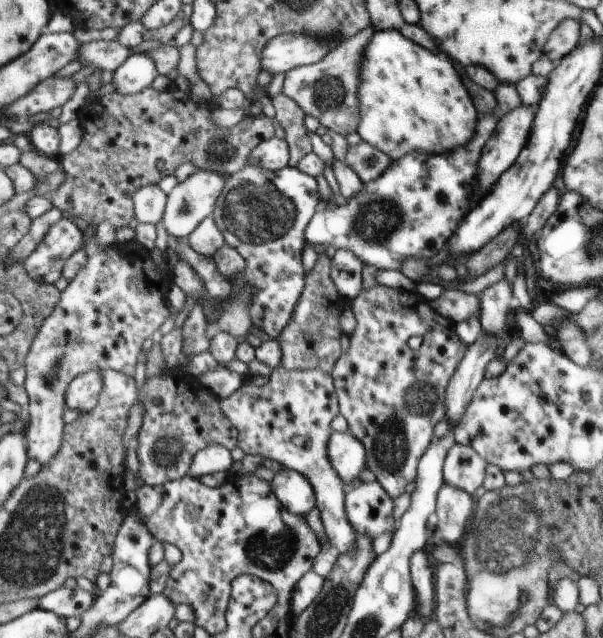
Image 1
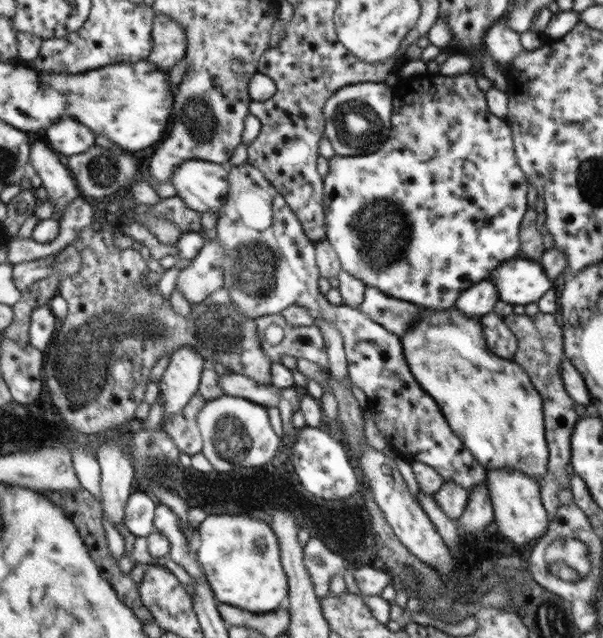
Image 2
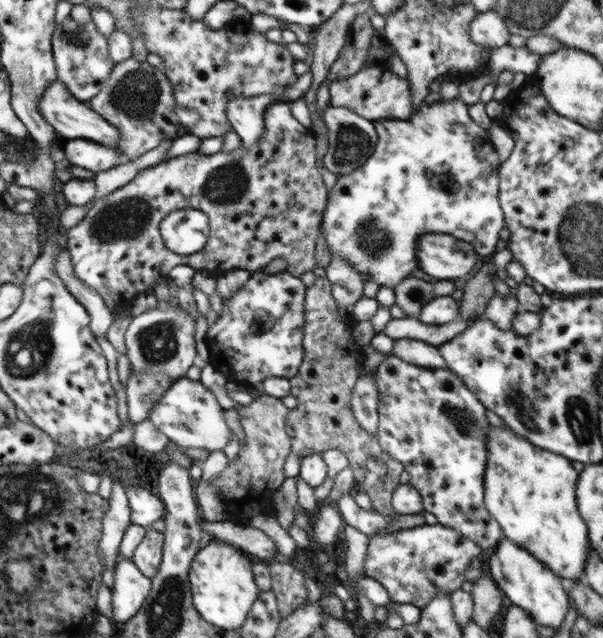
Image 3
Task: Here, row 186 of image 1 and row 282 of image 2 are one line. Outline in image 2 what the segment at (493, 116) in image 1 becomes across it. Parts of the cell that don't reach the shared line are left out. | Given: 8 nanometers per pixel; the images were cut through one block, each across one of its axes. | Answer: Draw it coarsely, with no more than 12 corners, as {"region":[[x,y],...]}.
{"region":[[472,72],[329,158],[342,269],[434,310],[519,258],[511,126]]}

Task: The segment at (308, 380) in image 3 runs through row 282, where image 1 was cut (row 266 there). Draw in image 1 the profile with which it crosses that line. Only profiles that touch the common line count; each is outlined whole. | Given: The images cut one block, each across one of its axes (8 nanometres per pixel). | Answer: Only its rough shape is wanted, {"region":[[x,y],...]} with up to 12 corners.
{"region":[[317,256],[277,338],[288,370],[329,375],[350,304]]}

